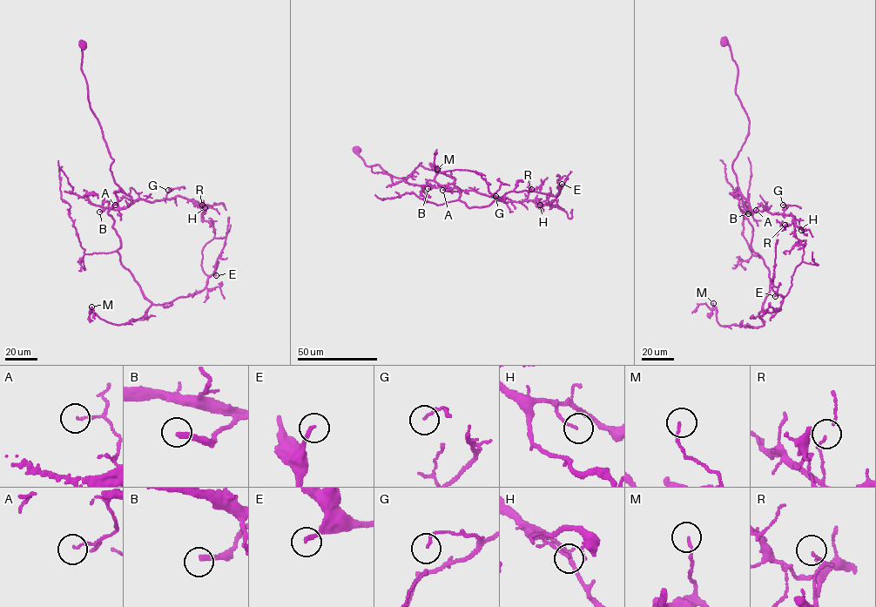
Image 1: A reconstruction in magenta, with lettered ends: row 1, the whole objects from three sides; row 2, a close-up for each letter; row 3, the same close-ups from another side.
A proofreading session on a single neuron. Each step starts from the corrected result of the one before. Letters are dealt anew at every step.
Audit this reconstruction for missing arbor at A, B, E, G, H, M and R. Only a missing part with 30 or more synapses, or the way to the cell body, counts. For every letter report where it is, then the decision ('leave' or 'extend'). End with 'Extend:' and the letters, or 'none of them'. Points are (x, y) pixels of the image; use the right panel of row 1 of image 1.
A: place (756, 210); leave
B: place (748, 213); leave
E: place (775, 296); leave
G: place (783, 205); leave
H: place (801, 230); leave
M: place (713, 303); leave
R: place (785, 225); leave
Extend: none of them

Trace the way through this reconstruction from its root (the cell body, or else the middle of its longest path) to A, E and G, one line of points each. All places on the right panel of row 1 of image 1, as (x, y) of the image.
A: (724, 41), (737, 65), (736, 94), (749, 122), (748, 135), (732, 169), (751, 213), (756, 210)
E: (724, 41), (749, 122), (732, 166), (739, 191), (753, 212), (791, 214), (804, 245), (789, 291), (775, 296)
G: (724, 41), (737, 65), (736, 94), (749, 122), (732, 166), (739, 191), (753, 212), (781, 214), (783, 205)

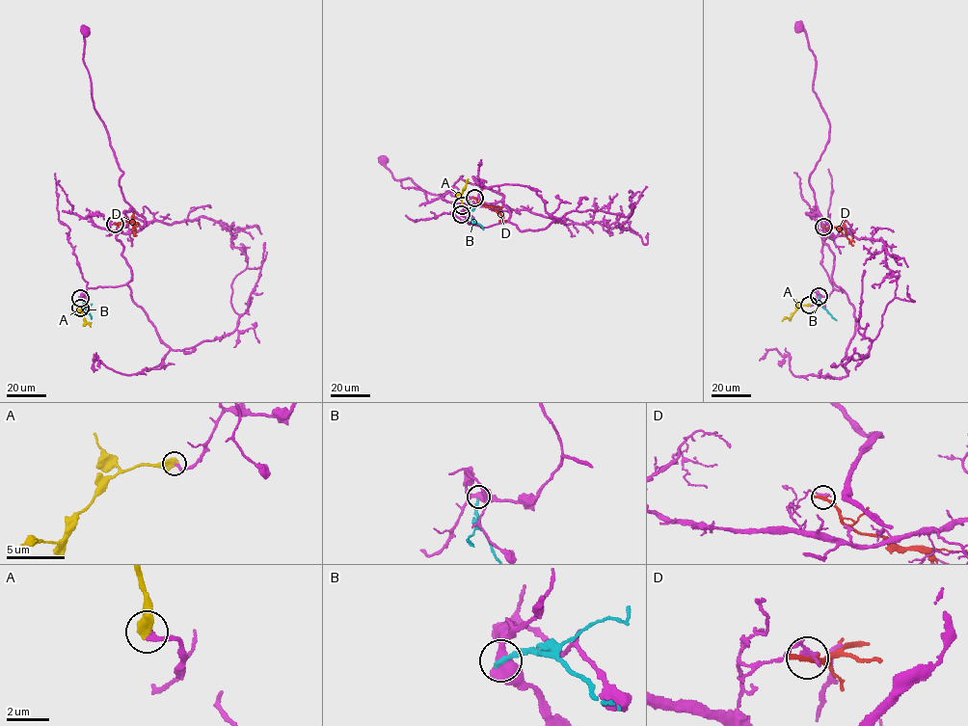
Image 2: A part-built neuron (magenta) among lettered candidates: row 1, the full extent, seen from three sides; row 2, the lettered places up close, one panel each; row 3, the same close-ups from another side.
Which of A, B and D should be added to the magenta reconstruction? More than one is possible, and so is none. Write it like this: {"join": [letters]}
{"join": ["A"]}

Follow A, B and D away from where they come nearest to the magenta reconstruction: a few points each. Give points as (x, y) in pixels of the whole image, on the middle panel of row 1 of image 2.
A: (462, 205), (460, 197), (468, 178)
B: (461, 214), (466, 213), (483, 229)
D: (474, 198), (499, 213), (503, 218), (499, 221)

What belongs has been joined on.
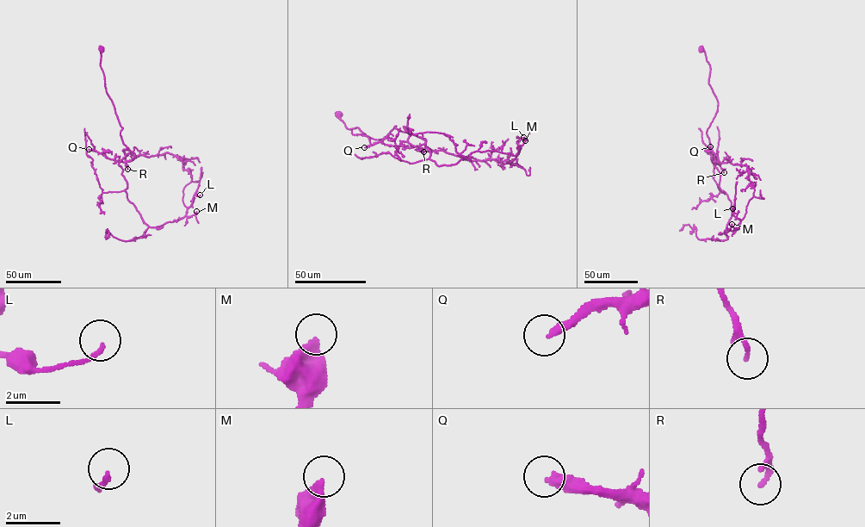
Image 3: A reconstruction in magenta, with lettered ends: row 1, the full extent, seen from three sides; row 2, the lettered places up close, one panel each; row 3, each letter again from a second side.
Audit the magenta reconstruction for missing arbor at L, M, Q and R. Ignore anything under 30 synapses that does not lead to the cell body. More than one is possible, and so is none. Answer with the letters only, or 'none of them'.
Q

